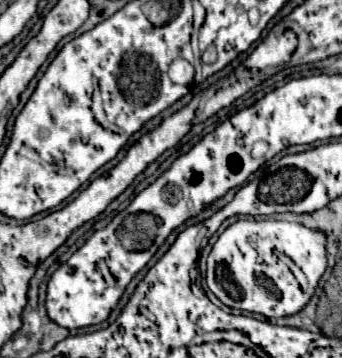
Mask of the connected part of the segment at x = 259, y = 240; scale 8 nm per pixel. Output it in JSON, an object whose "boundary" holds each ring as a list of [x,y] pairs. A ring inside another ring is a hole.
{"boundary":[[[238,220],[222,232],[208,256],[208,288],[230,308],[284,318],[298,314],[314,296],[318,280],[326,272],[326,234],[296,222]],[[284,258],[296,262],[308,278],[308,290],[300,286]]]}

